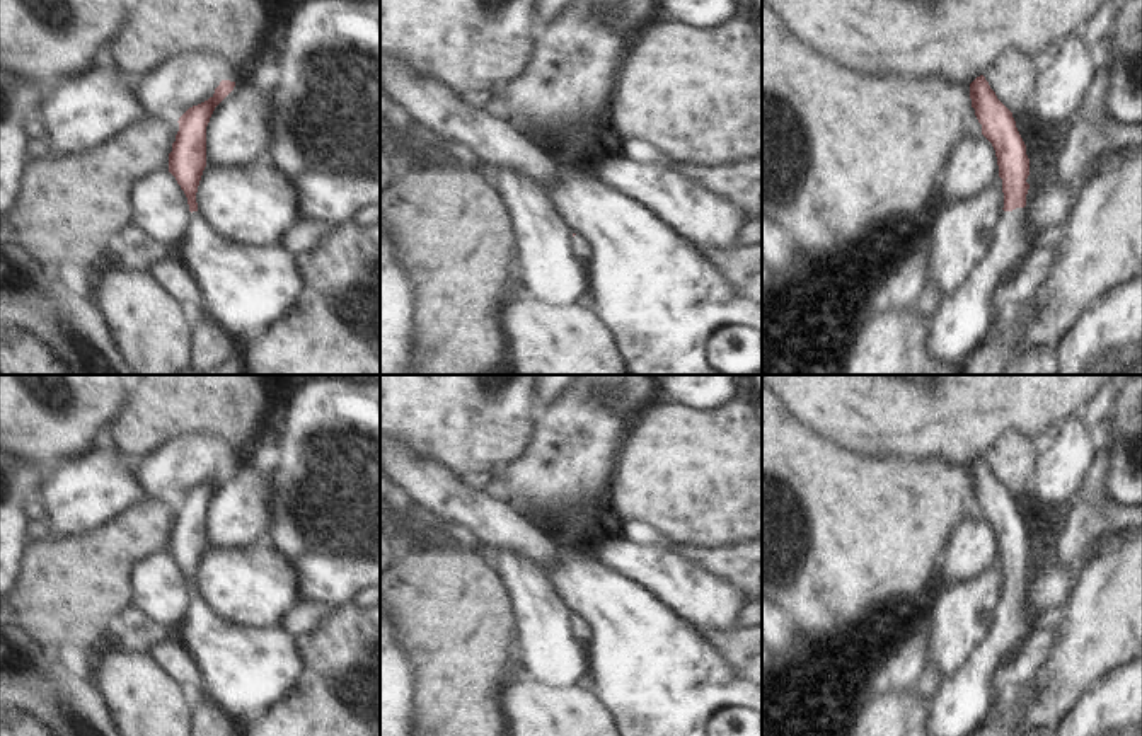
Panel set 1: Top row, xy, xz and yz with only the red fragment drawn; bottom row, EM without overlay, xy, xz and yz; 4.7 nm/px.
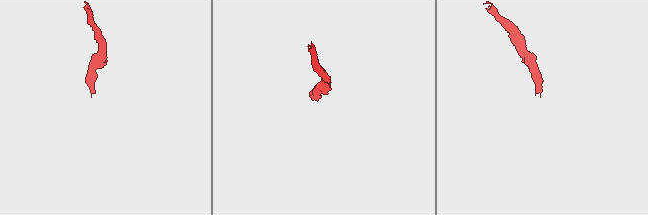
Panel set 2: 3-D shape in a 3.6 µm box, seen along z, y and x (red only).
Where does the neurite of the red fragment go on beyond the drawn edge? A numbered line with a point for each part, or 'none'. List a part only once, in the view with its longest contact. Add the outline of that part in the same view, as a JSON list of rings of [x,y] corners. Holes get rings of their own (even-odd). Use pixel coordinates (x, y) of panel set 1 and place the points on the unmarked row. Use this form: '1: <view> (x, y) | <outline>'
1: yz (965, 701) | [[[1024,589],[1002,595],[989,635],[929,700],[929,736],[972,736],[992,717],[999,697],[994,675],[1019,651],[1035,627],[1033,620]]]

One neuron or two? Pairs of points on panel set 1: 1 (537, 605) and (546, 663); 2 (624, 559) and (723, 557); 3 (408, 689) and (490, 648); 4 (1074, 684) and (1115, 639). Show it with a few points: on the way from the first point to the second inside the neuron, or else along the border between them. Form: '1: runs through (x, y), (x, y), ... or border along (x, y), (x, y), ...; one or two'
1: runs through (544, 619), (546, 649); one
2: border along (670, 546), (706, 569), (723, 576); two
3: border along (404, 646), (416, 668), (420, 689), (418, 718); two
4: runs through (1081, 673), (1105, 649); one

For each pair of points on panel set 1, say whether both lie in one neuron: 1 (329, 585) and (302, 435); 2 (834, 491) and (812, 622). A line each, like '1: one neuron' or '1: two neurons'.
1: one neuron
2: one neuron

